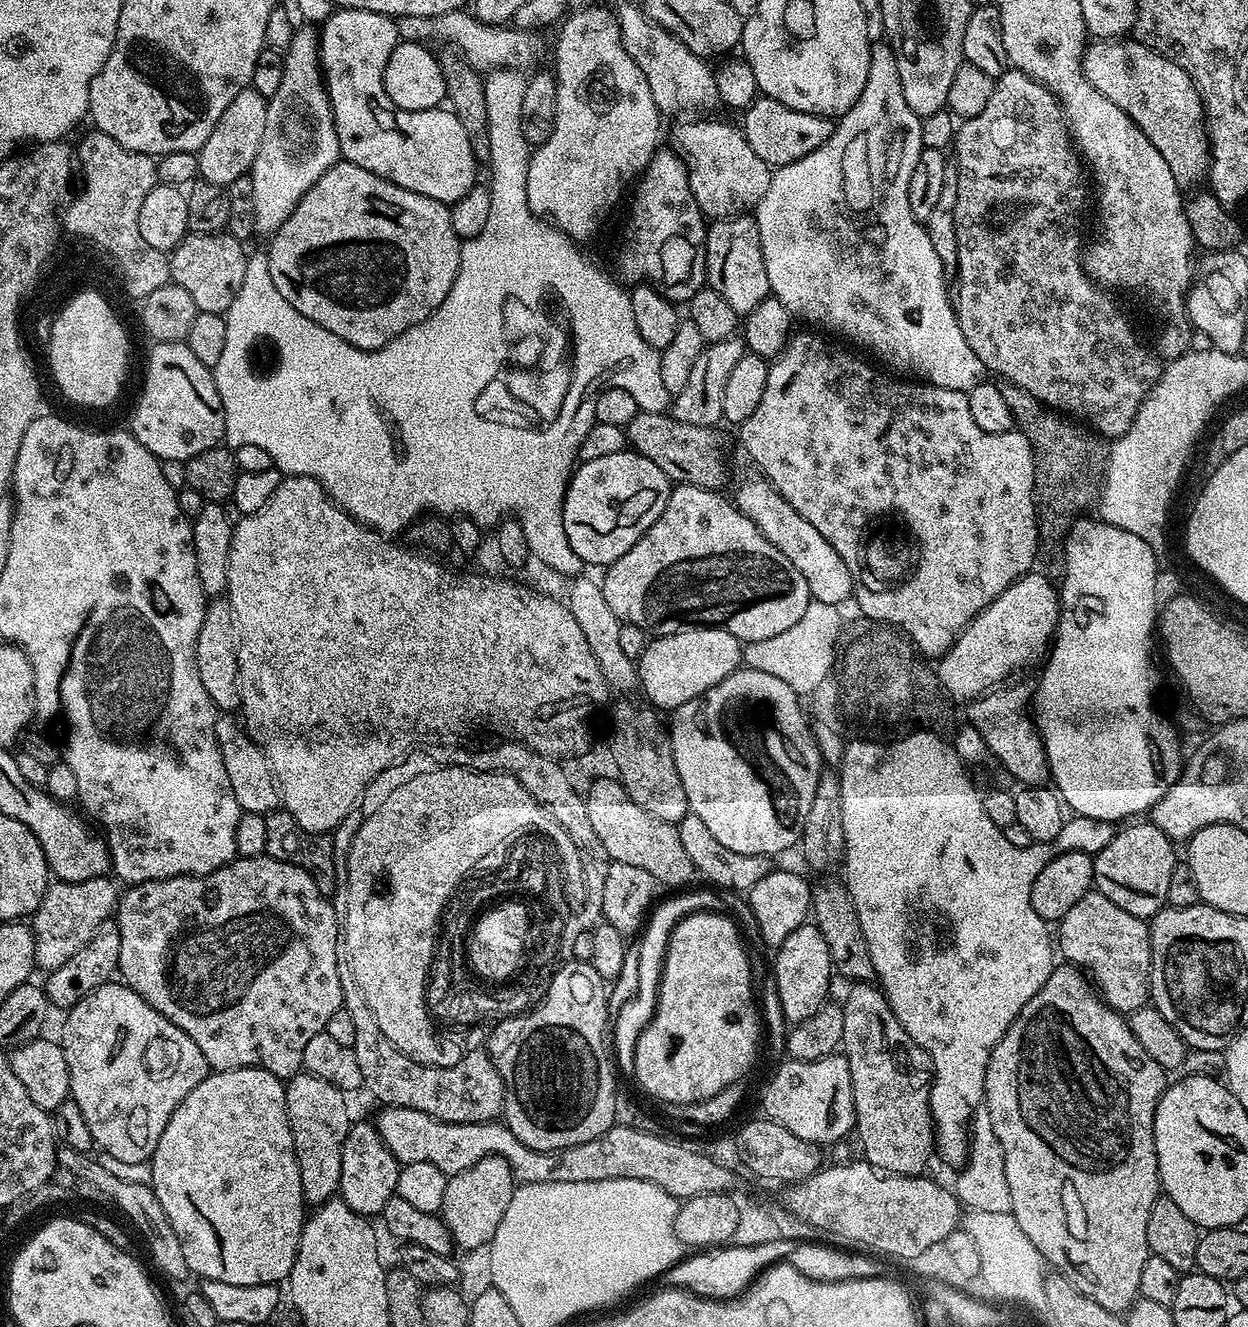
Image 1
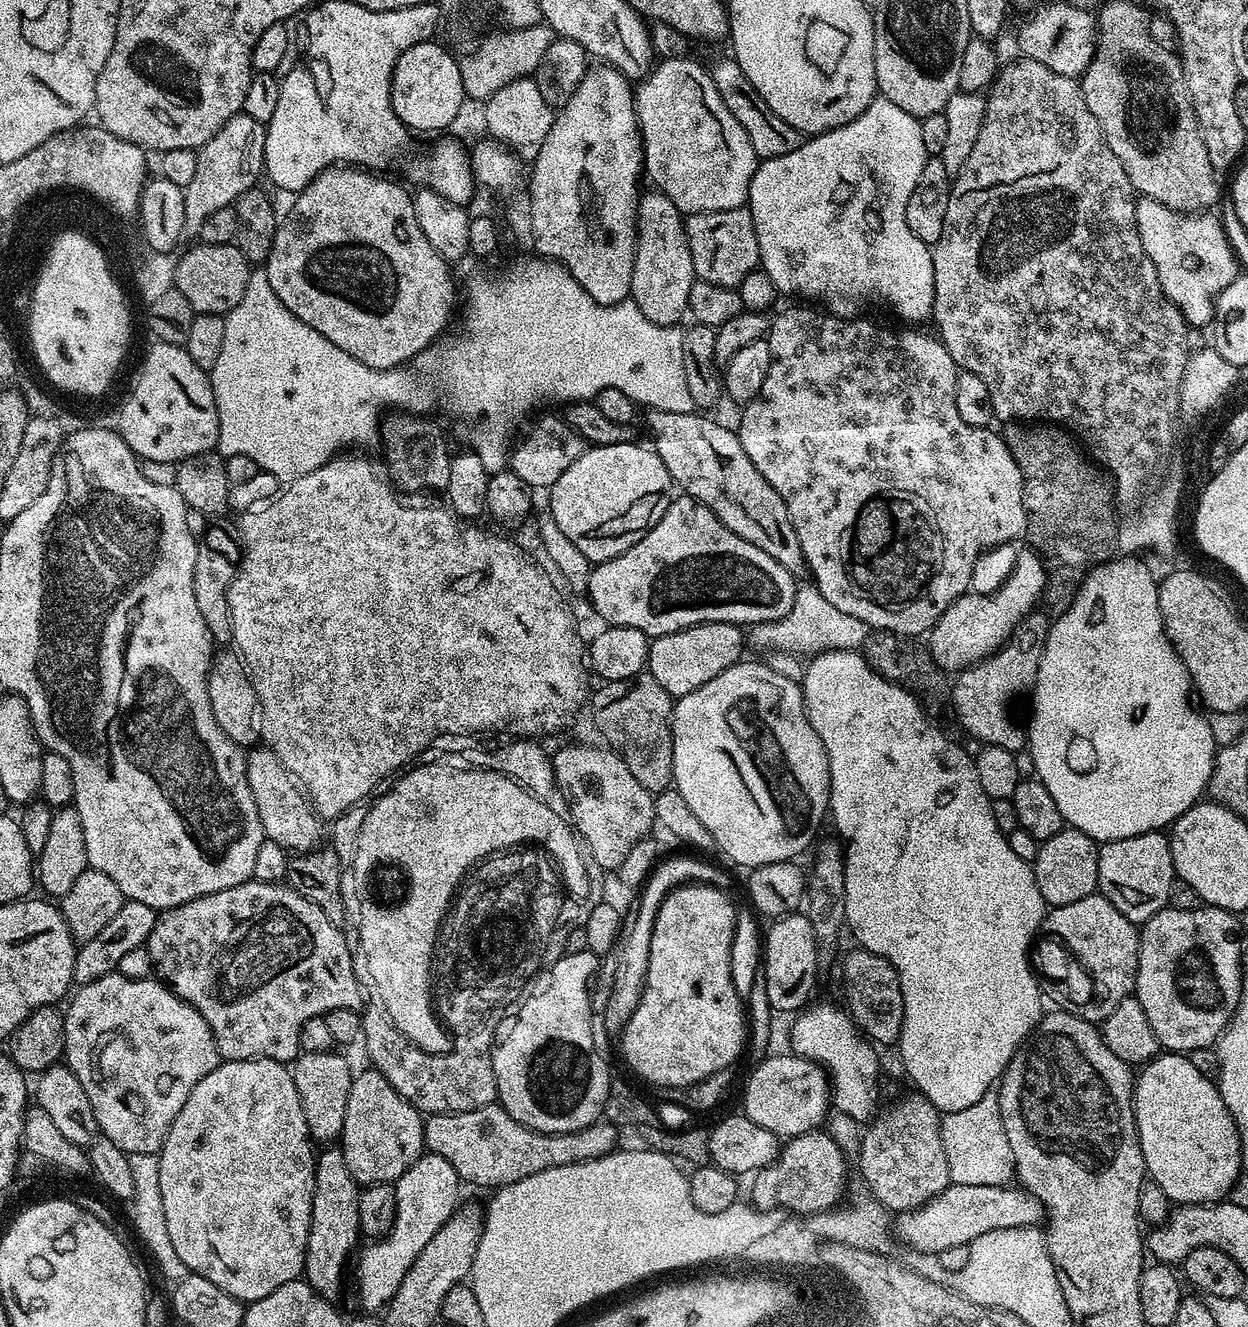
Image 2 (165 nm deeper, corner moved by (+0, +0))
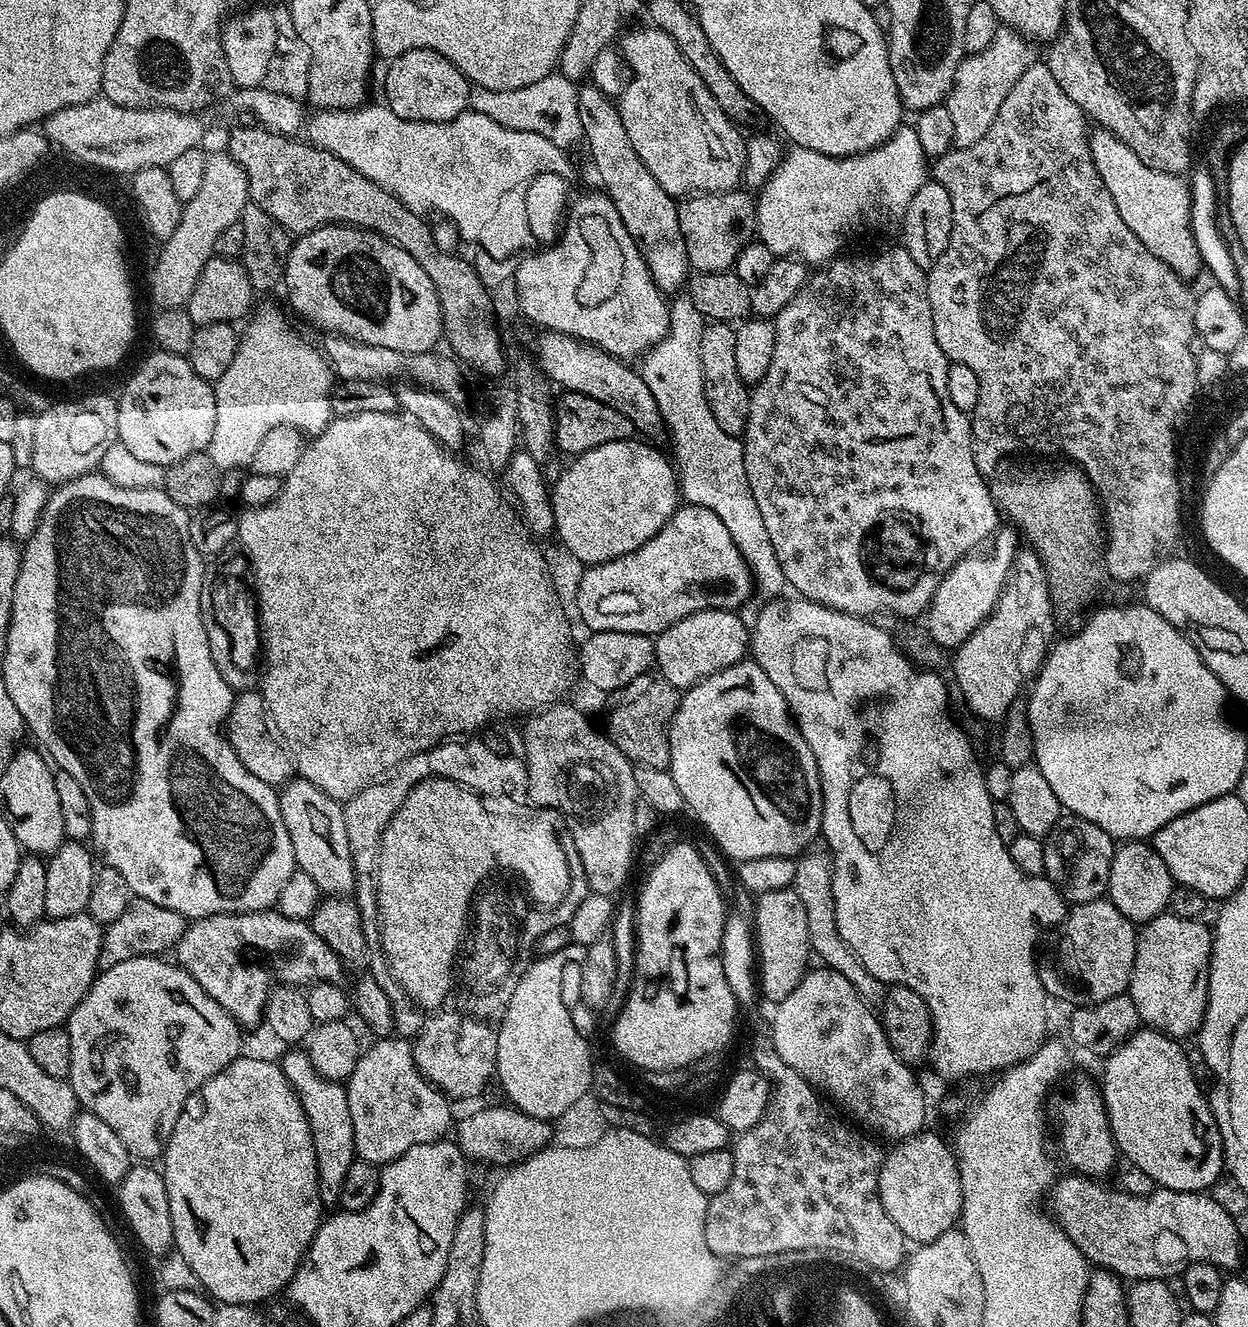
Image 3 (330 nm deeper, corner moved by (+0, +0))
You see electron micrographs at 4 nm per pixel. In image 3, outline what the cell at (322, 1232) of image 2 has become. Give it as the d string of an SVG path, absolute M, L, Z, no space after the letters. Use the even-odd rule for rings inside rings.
M307 1051L285 1052L288 1053L282 1058L279 1057L278 1063L280 1069L286 1074L294 1094L298 1094L298 1102L302 1102L302 1110L308 1119L318 1170L318 1194L325 1205L335 1205L342 1194L346 1173L358 1159L354 1146L354 1122L350 1122L348 1090L343 1083L322 1078L318 1070L314 1070L314 1062L310 1062Z

